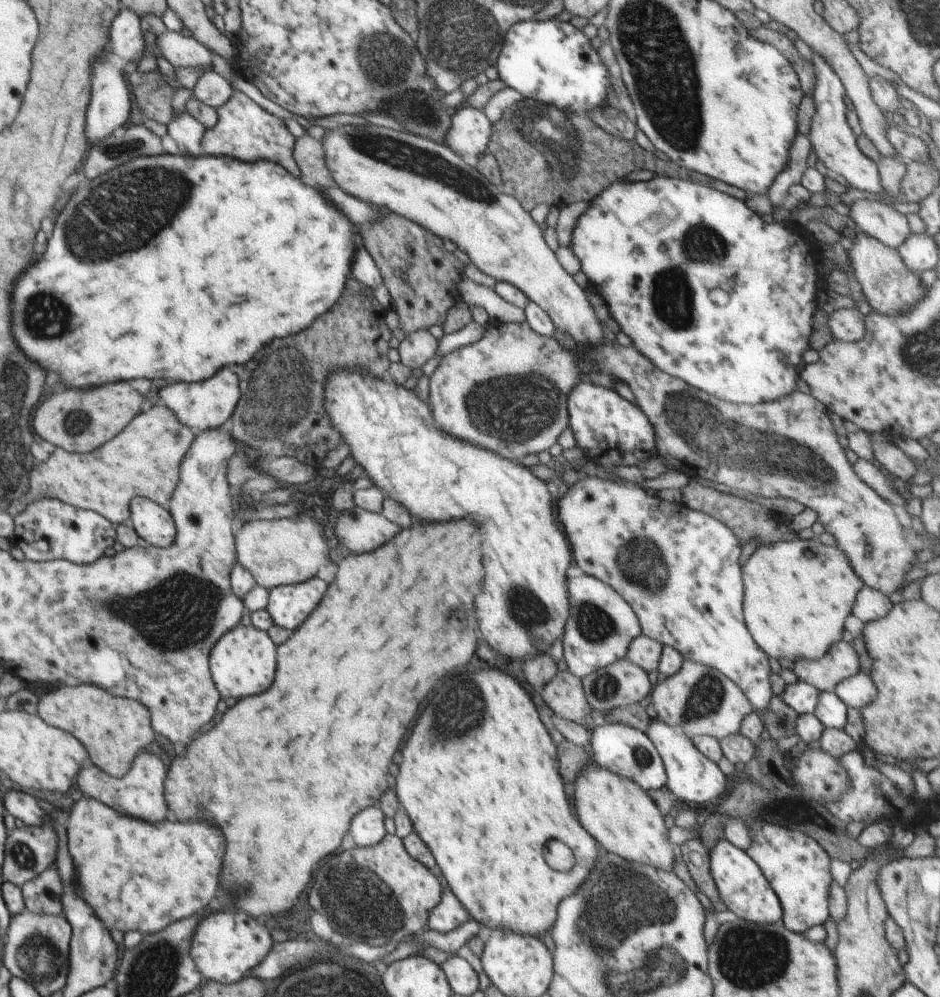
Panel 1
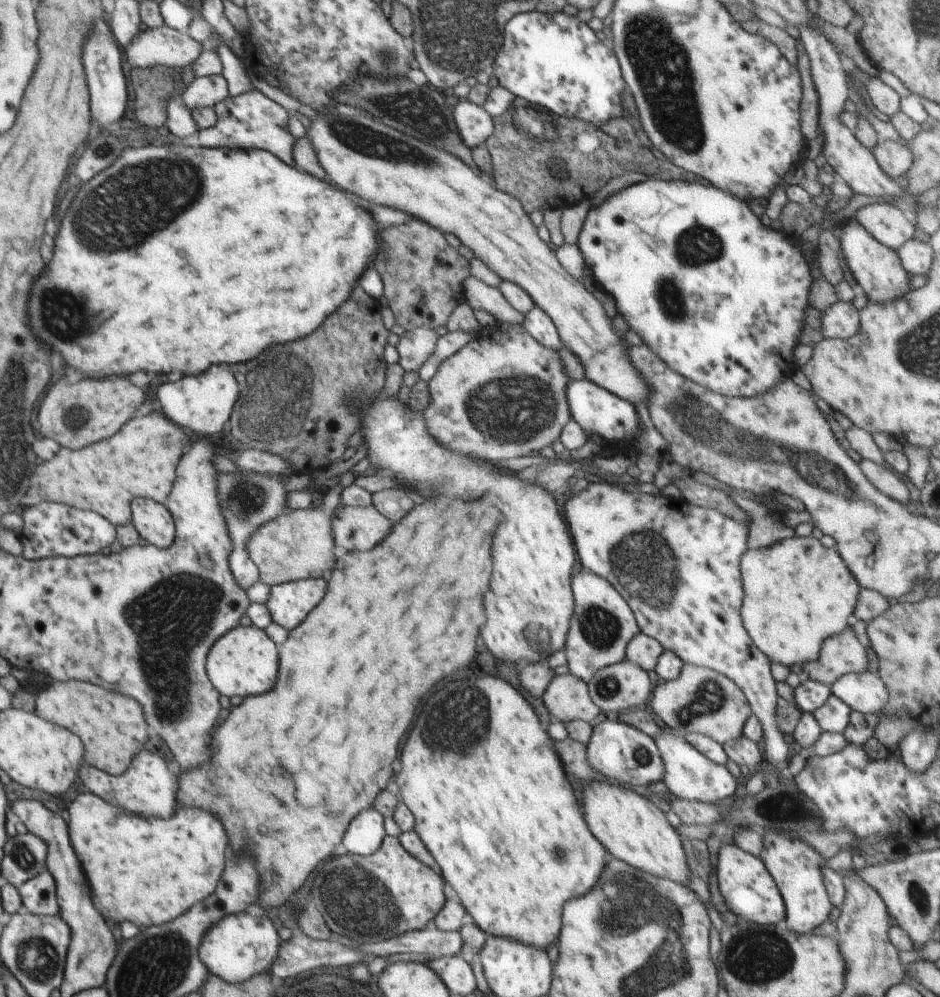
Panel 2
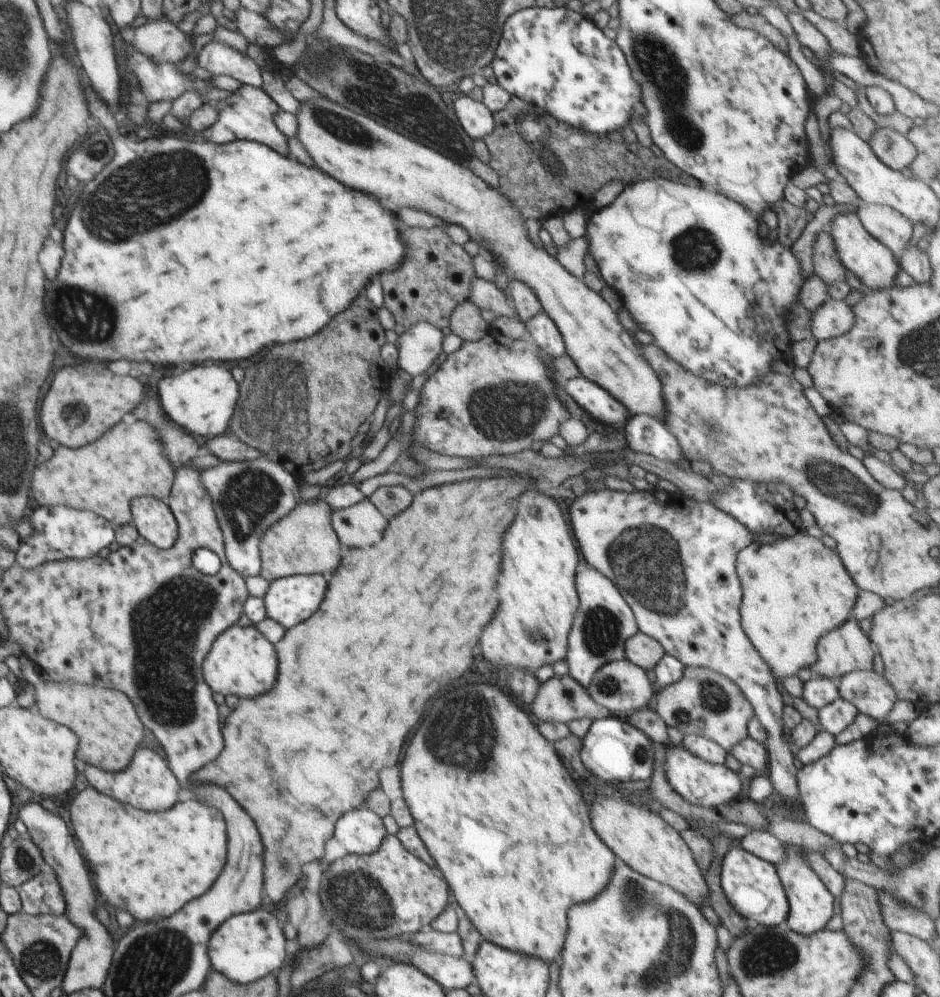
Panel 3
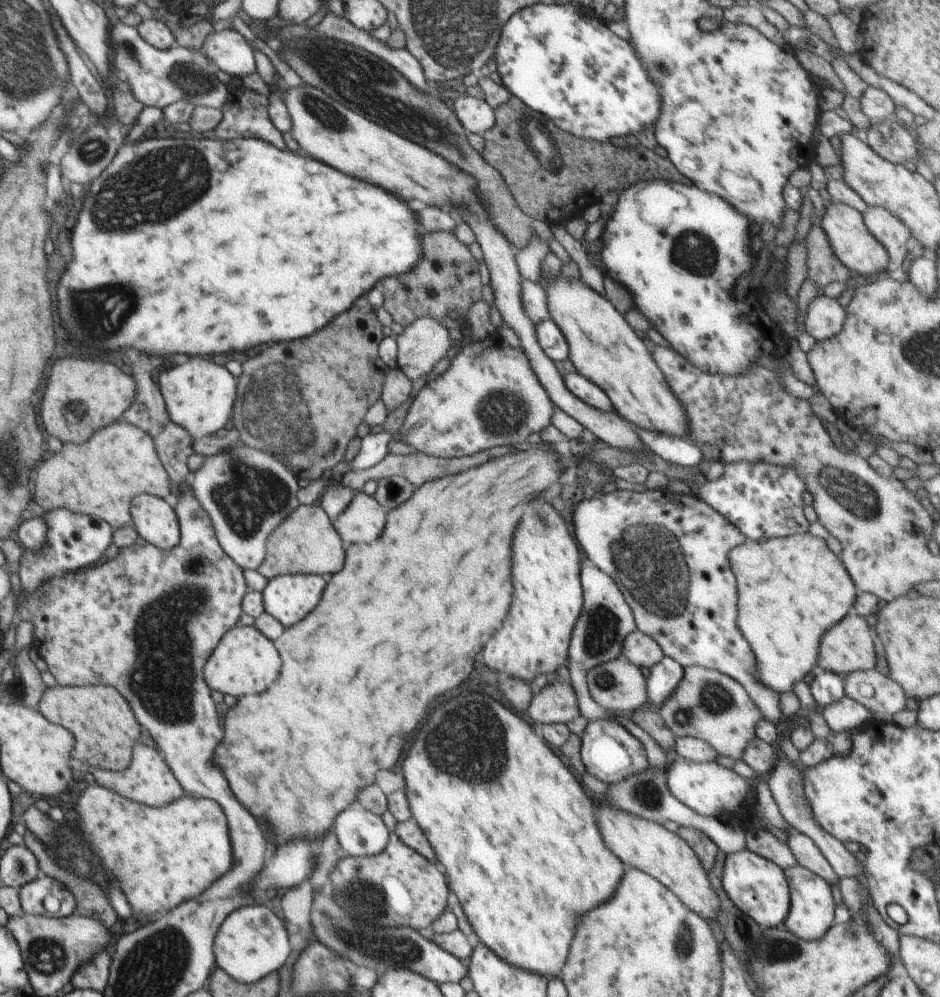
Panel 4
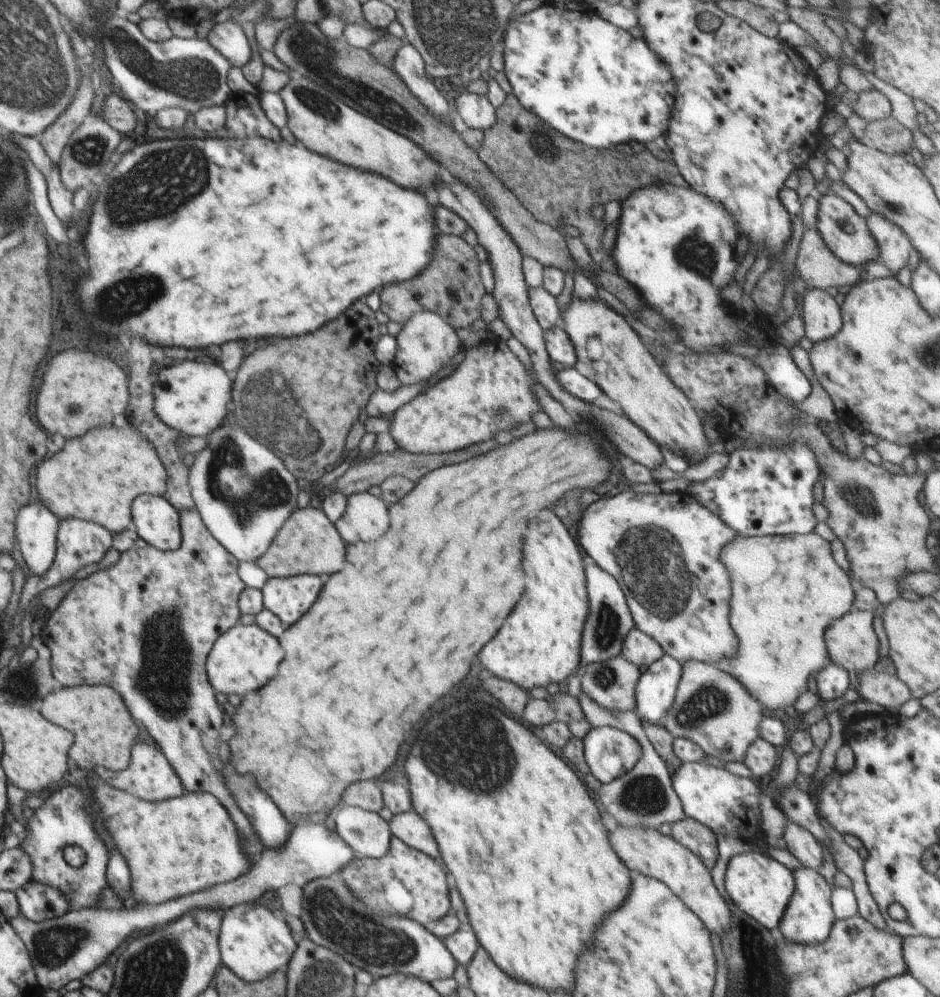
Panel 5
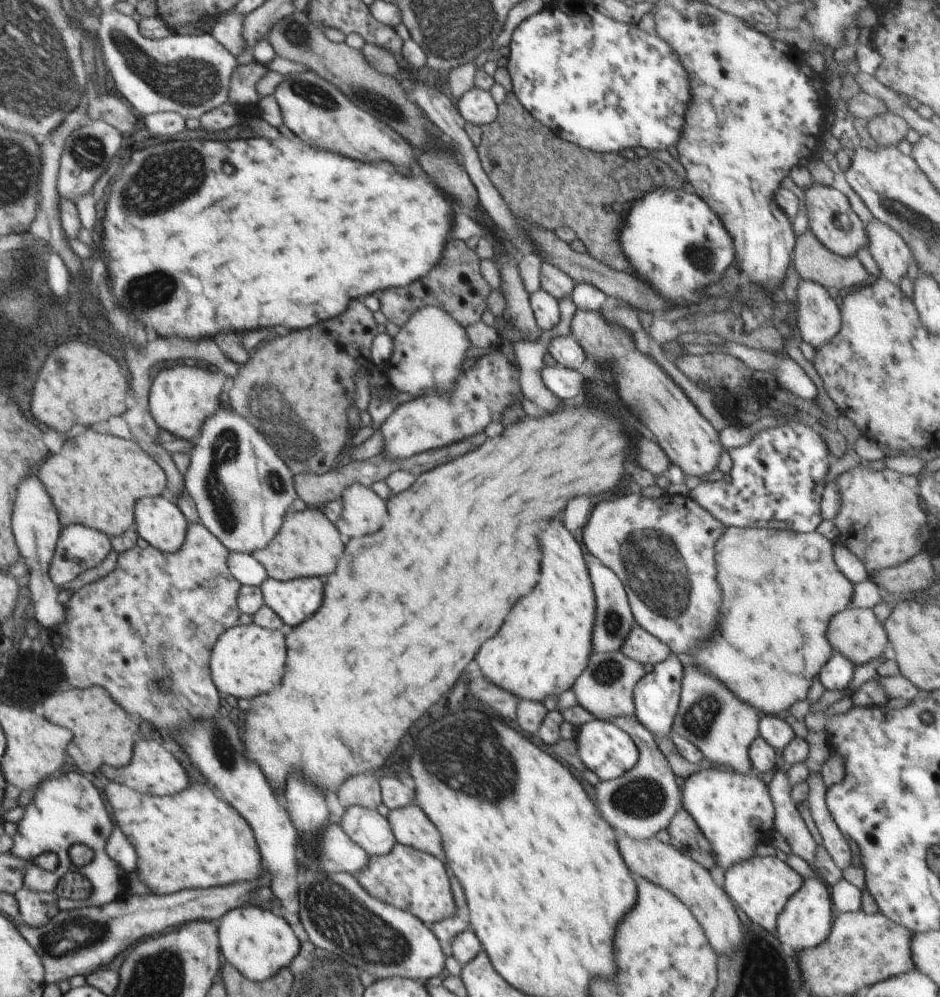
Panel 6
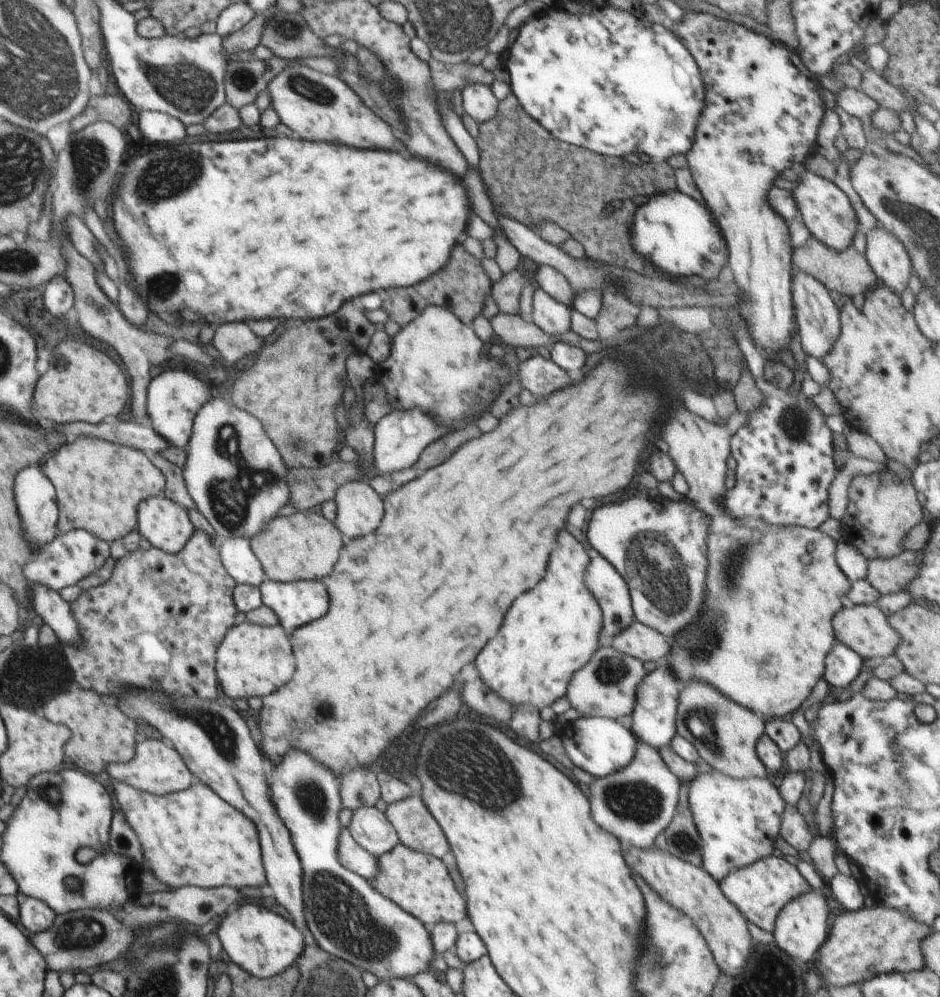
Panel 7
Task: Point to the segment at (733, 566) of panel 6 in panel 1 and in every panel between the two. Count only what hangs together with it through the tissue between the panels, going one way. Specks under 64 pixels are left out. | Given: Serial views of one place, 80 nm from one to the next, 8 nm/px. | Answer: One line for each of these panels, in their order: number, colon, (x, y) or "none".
1: (798, 594)
2: (797, 593)
3: (795, 590)
4: (791, 590)
5: (785, 590)

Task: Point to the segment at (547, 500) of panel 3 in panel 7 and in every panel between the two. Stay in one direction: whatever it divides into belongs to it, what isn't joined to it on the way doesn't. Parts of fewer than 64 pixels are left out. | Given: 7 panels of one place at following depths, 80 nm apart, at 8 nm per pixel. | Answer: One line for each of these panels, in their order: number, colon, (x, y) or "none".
4: (548, 599)
5: (540, 643)
6: (546, 642)
7: (553, 630)

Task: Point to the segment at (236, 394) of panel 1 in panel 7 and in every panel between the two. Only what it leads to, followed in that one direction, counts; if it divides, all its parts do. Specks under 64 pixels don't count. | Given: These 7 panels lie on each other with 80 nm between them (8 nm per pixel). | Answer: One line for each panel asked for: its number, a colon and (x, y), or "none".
2: (203, 404)
3: (201, 400)
4: (199, 396)
5: (192, 397)
6: (180, 399)
7: (173, 399)

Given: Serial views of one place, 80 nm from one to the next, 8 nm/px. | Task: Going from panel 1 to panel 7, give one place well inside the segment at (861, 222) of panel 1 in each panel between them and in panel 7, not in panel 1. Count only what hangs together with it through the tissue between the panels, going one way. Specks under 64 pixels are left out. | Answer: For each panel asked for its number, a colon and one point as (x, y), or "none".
2: (886, 223)
3: (889, 227)
4: (890, 231)
5: (894, 247)
6: (892, 255)
7: (890, 262)

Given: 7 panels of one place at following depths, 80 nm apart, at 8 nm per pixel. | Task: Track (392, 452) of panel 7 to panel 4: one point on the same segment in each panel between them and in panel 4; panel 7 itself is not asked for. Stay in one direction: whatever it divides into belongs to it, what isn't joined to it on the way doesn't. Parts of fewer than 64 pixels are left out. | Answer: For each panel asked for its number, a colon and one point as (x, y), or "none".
4: (489, 396)
5: (490, 391)
6: (489, 384)

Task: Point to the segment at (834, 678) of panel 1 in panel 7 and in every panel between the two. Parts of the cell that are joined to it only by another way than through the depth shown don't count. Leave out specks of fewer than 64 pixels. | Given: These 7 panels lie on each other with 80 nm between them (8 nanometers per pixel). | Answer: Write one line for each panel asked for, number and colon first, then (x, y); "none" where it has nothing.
2: (840, 654)
3: (846, 649)
4: (848, 647)
5: (851, 640)
6: (856, 632)
7: (865, 628)

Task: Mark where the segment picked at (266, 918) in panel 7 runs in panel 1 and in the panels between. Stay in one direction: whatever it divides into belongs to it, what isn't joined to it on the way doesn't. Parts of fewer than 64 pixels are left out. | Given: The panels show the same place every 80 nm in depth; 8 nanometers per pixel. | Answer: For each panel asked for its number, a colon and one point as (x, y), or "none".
1: (226, 945)
2: (239, 946)
3: (248, 946)
4: (252, 943)
5: (254, 942)
6: (258, 943)

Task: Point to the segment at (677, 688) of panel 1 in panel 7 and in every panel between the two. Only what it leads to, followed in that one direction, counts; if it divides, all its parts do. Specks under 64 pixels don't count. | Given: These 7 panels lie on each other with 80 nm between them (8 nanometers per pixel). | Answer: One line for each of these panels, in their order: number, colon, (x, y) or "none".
2: (699, 700)
3: (703, 702)
4: (708, 705)
5: (711, 709)
6: (723, 728)
7: (725, 734)

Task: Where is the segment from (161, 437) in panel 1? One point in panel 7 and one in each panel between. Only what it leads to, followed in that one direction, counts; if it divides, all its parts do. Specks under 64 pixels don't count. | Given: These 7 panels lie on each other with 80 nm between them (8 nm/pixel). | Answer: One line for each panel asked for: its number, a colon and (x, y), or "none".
2: (141, 460)
3: (129, 461)
4: (100, 477)
5: (96, 477)
6: (96, 479)
7: (99, 485)

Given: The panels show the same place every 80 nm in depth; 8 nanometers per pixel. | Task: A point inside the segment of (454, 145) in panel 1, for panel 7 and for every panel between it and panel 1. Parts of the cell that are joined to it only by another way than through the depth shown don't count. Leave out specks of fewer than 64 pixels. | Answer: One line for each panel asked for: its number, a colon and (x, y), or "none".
2: (474, 125)
3: (477, 120)
4: (476, 116)
5: (475, 110)
6: (477, 106)
7: (478, 101)

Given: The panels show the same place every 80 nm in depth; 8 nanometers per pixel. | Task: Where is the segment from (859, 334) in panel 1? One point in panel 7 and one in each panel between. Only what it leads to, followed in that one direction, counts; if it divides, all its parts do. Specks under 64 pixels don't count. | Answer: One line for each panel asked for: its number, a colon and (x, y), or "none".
2: (841, 321)
3: (834, 318)
4: (824, 319)
5: (821, 315)
6: (818, 317)
7: (818, 320)

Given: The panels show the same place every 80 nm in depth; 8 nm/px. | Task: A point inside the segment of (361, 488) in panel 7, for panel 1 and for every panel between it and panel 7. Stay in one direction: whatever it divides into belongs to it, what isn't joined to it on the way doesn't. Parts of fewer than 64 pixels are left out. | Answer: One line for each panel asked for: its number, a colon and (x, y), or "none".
1: (359, 530)
2: (354, 528)
3: (362, 524)
4: (363, 521)
5: (365, 518)
6: (363, 510)

